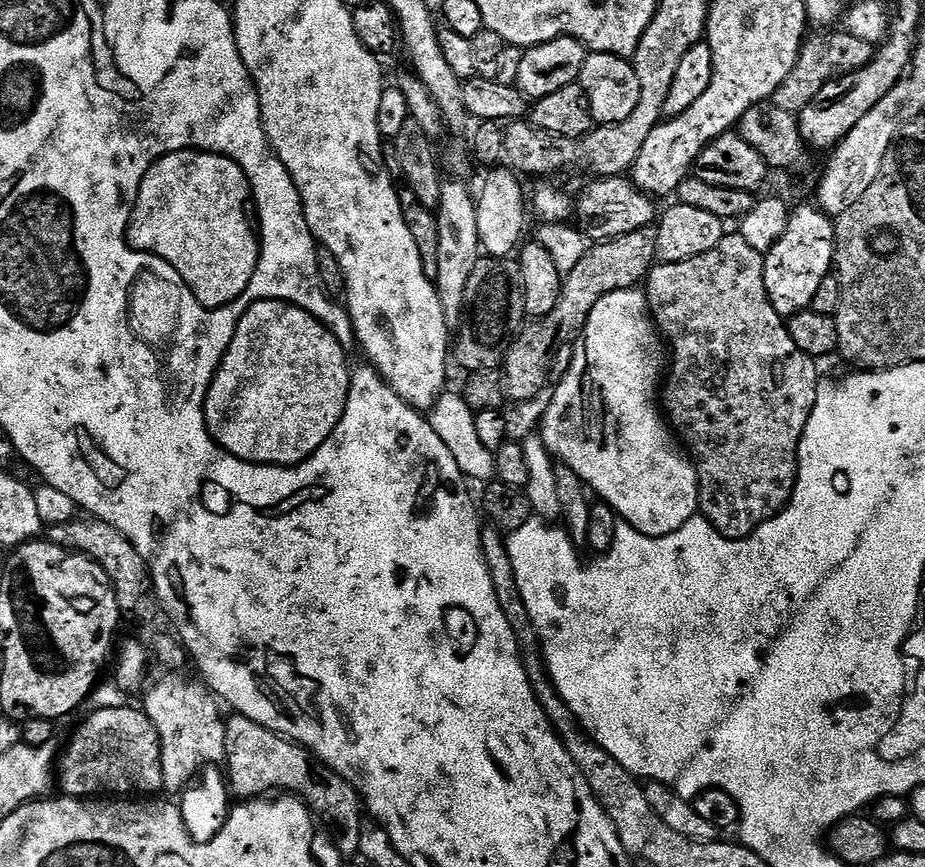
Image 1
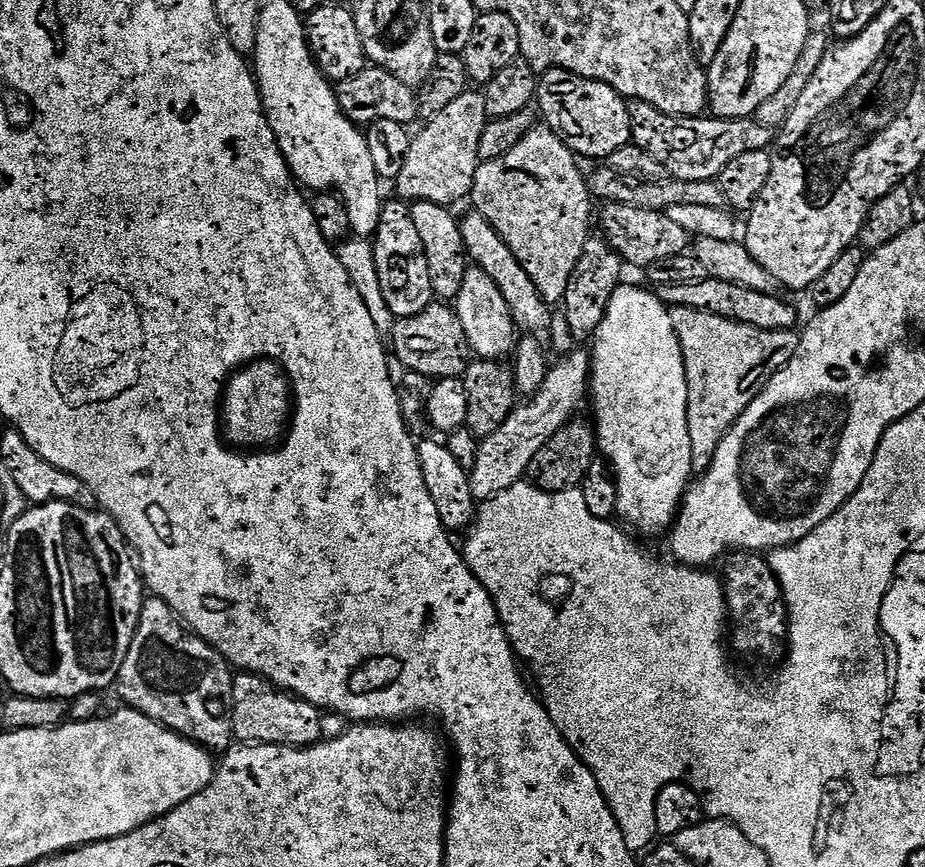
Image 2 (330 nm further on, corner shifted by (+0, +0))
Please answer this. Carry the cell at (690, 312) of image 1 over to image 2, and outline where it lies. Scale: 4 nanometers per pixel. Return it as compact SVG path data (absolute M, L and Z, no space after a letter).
M673 308L671 313L686 366L692 467L696 470L703 470L710 466L710 462L714 458L714 450L718 450L722 438L731 430L736 419L746 410L746 406L750 406L750 402L754 402L754 398L764 389L766 382L770 382L770 378L774 374L778 374L778 370L785 368L790 362L790 358L794 358L800 345L800 337L795 331L767 332L761 328L727 320L718 314L710 314L702 310Z

